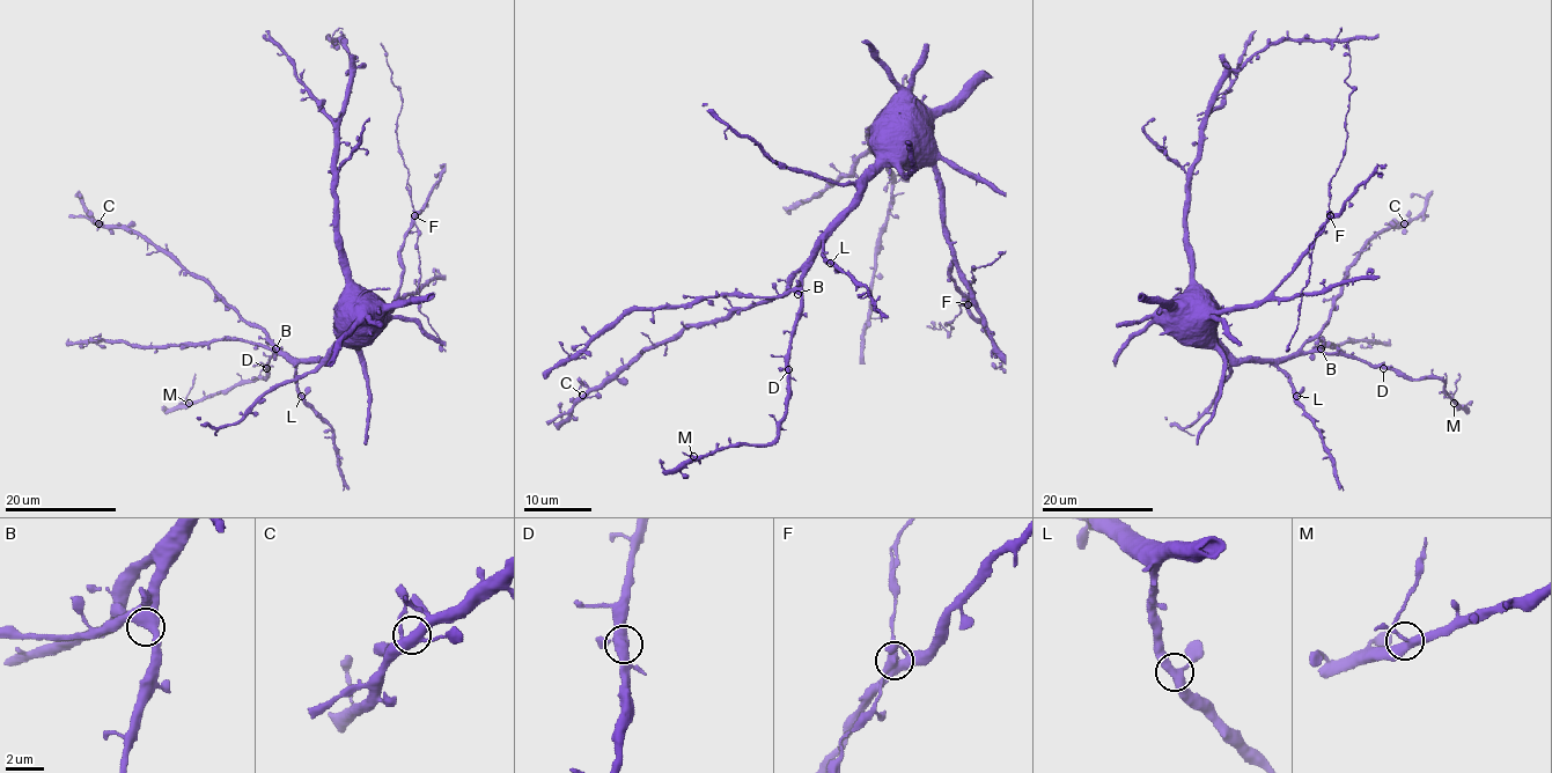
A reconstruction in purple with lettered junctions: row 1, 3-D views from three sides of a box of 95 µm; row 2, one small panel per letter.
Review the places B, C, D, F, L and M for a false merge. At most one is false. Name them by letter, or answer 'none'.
none

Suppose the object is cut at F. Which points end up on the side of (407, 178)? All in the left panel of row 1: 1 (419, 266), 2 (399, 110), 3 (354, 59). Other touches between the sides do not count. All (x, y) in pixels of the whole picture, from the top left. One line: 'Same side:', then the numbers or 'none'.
Same side: 1, 2

